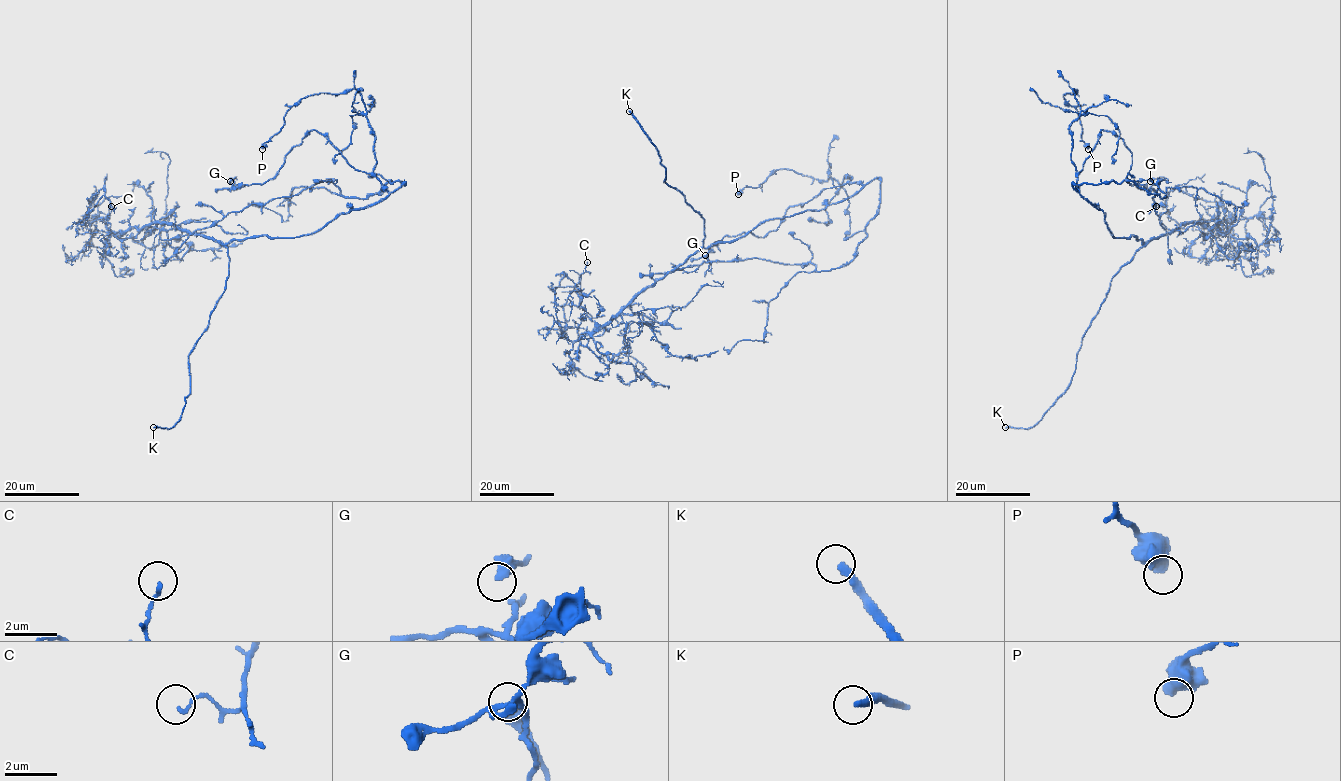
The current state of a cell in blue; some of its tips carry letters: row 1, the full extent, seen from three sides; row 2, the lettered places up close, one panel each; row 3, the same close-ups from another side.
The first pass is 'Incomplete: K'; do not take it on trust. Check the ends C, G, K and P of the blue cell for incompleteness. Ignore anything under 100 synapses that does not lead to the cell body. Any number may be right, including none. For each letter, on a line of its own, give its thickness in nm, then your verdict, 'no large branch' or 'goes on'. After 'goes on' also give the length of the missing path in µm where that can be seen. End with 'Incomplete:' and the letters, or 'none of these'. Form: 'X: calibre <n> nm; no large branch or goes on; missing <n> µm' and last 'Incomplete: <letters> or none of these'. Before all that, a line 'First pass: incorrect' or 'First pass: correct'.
First pass: correct
C: calibre 120 nm; no large branch
G: calibre 440 nm; no large branch
K: calibre 280 nm; goes on; missing 30 µm
P: calibre 550 nm; no large branch
Incomplete: K

